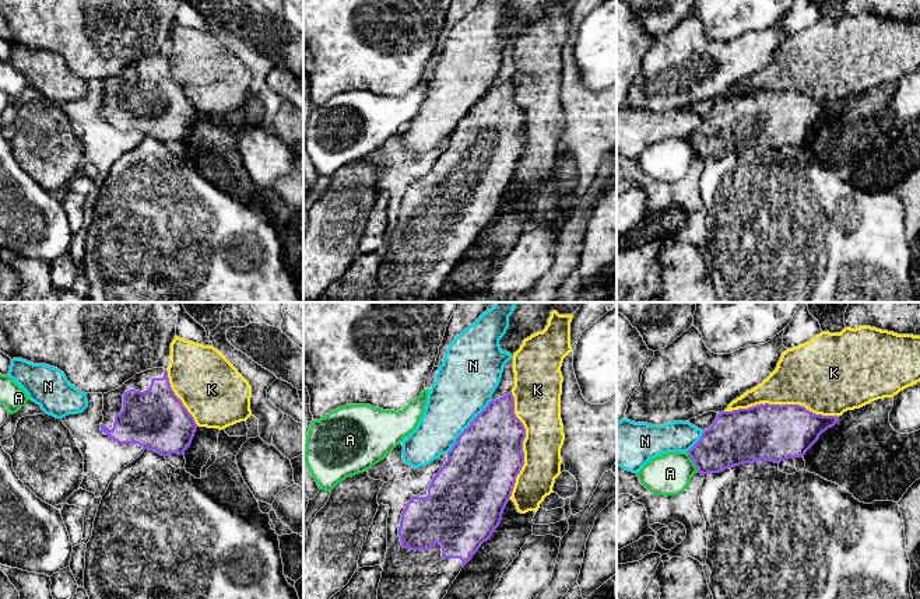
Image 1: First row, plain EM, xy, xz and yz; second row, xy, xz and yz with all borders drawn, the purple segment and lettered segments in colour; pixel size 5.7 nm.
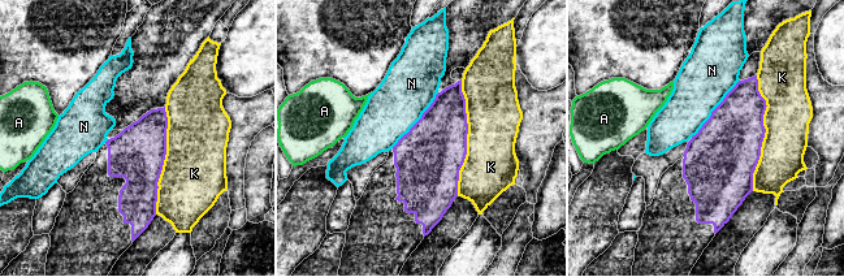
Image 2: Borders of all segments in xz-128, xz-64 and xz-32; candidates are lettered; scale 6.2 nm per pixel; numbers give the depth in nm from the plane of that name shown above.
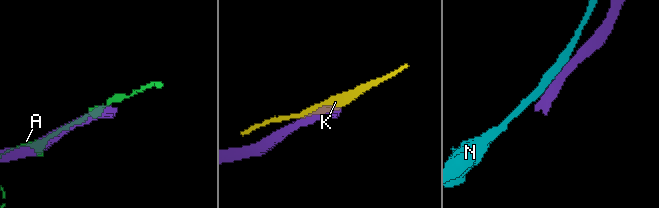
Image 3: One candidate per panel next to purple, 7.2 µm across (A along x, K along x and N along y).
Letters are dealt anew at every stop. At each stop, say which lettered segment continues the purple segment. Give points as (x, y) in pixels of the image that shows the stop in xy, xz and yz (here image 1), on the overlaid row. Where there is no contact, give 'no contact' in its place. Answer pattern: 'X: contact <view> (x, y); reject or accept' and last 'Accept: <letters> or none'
A: contact yz (694, 462); reject
K: contact yz (782, 405); reject
N: contact xz (469, 426); reject
Accept: none

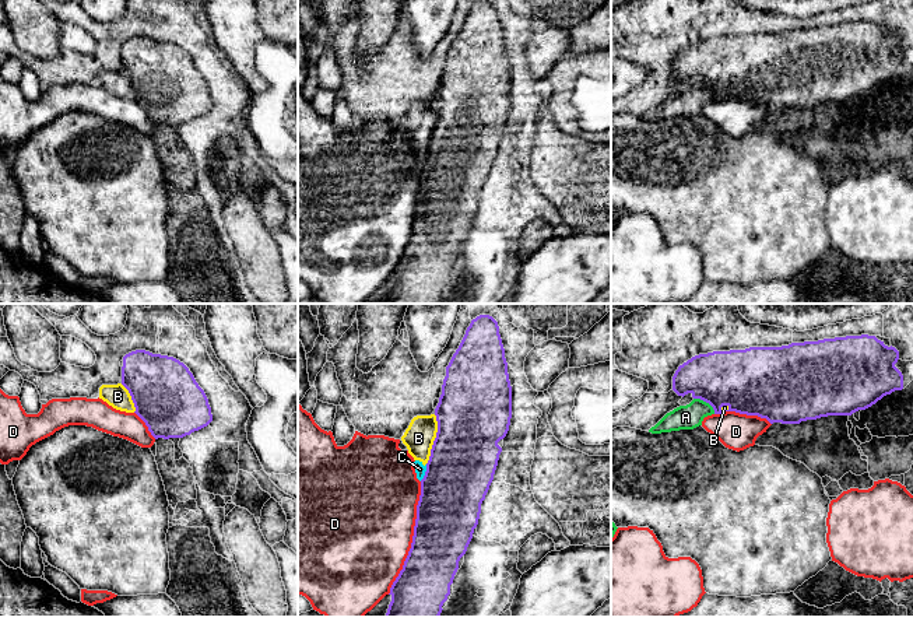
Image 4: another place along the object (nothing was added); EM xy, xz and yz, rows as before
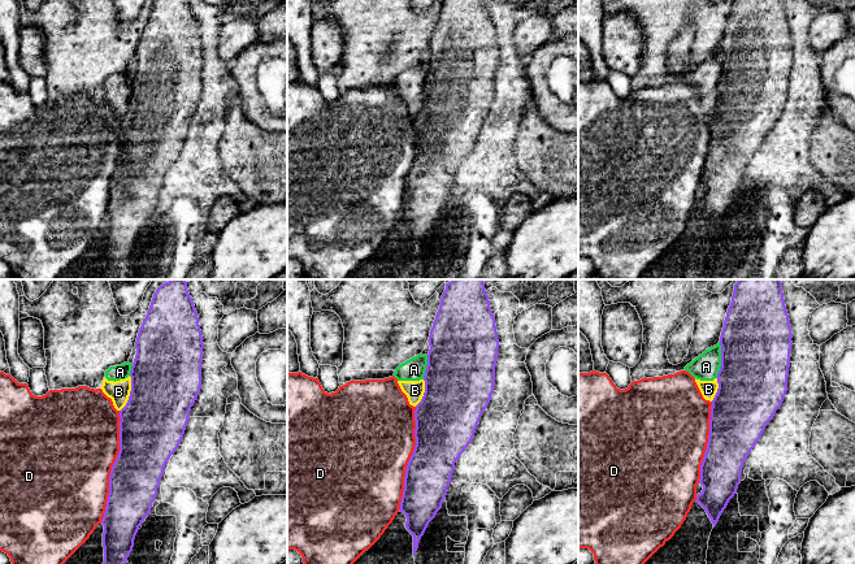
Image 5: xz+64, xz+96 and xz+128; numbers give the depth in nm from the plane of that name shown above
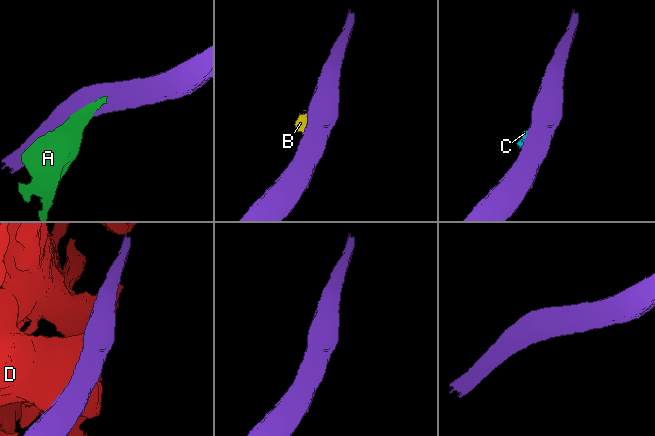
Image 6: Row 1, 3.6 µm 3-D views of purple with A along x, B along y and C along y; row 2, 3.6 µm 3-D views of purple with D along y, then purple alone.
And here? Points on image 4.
A: contact yz (706, 402); reject
B: contact xz (435, 440); reject
C: contact xz (425, 473); reject
D: contact xz (413, 537); reject
Accept: none

